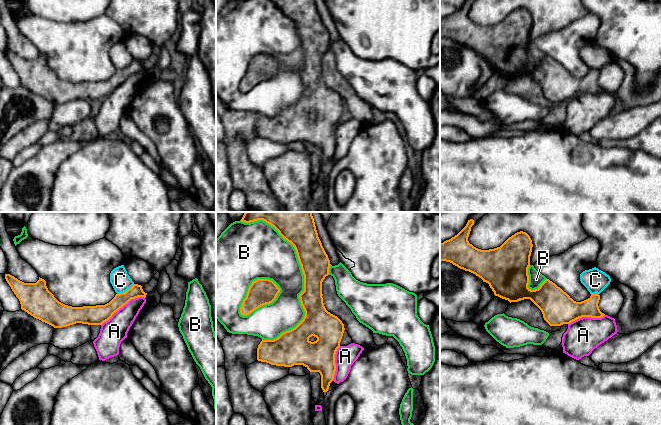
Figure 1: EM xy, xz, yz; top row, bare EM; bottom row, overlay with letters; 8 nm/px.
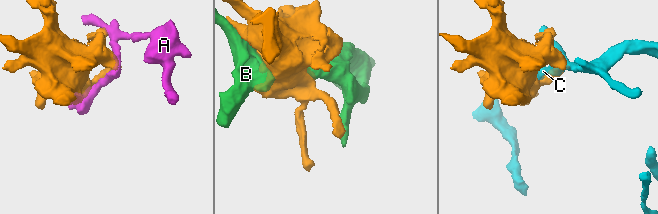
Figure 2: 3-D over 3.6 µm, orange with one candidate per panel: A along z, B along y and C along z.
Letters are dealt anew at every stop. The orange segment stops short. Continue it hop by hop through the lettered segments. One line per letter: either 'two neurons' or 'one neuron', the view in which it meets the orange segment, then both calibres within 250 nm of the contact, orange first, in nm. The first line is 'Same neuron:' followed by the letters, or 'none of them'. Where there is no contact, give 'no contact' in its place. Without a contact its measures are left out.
Same neuron: none of them
A: two neurons; contact in xy; calibres 160 and 200 nm
B: two neurons; contact in xz; calibres 240 and 340 nm
C: two neurons; contact in xy; calibres 130 and 160 nm

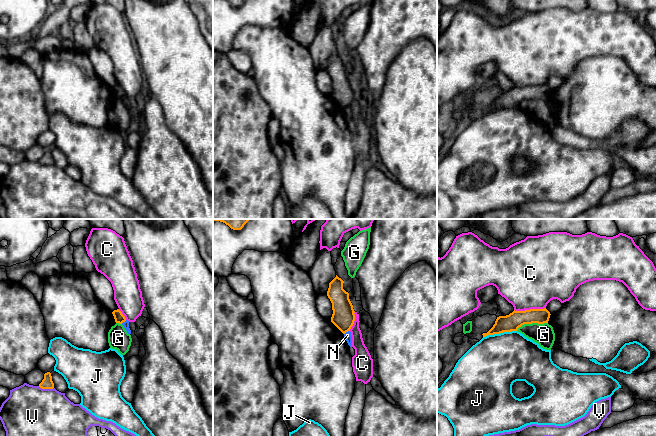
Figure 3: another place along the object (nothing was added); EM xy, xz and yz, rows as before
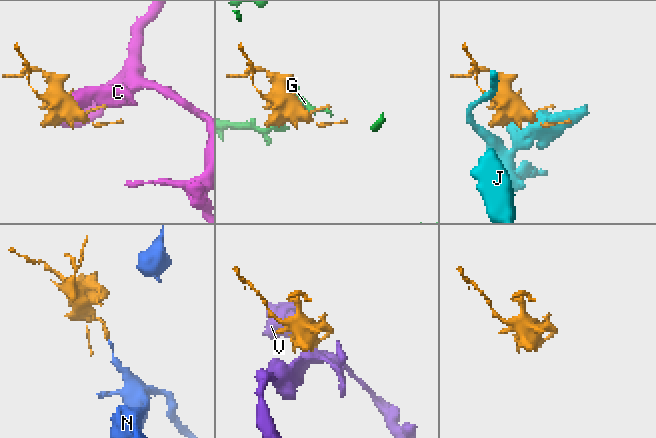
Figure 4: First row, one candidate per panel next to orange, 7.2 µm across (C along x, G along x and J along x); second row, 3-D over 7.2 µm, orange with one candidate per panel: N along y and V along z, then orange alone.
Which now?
Same neuron: none of them
C: two neurons; contact in yz; calibres 140 and 480 nm
G: two neurons; contact in yz; calibres 140 and 170 nm
J: two neurons; contact in yz; calibres 140 and 440 nm
N: two neurons; contact in xz; calibres 190 and 60 nm
V: two neurons; contact in xy; calibres 90 and 400 nm

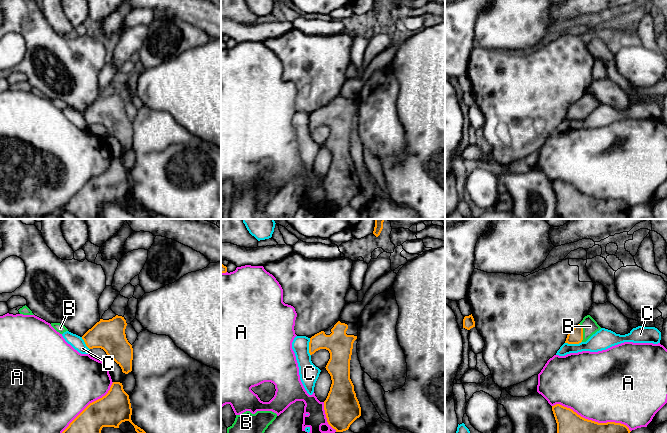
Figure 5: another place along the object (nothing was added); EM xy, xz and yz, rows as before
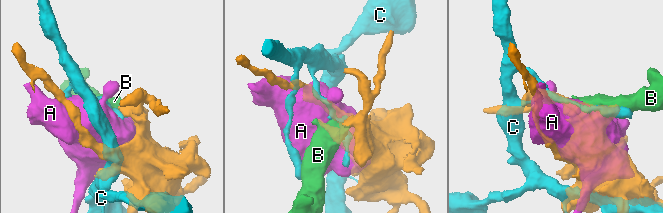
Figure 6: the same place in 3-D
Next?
Same neuron: B
A: two neurons; contact in yz; calibres 190 and 500 nm
B: one neuron; contact in yz; calibres 130 and 120 nm
C: two neurons; contact in xz; calibres 200 and 160 nm

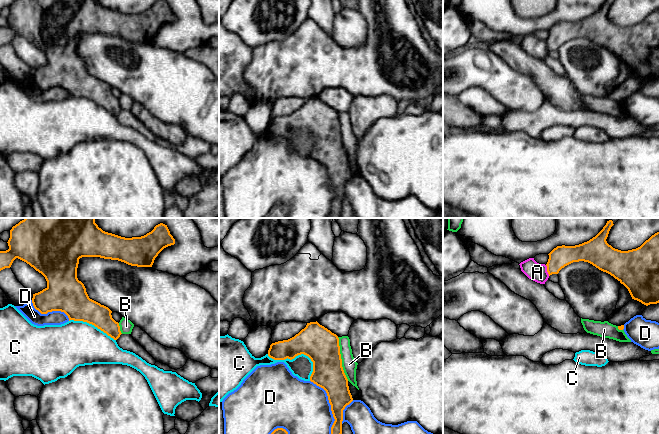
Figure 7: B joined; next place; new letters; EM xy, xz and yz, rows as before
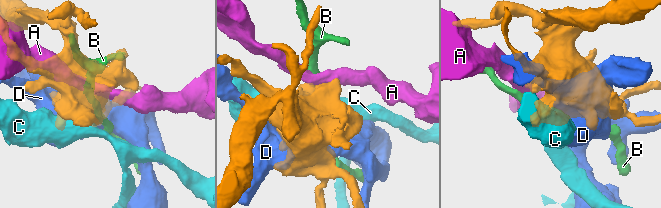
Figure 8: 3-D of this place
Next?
Same neuron: none of them
A: two neurons; contact in yz; calibres 170 and 150 nm
B: two neurons; contact in xz; calibres 280 and 120 nm
C: two neurons; contact in xz; calibres 280 and 180 nm
D: two neurons; contact in xz; calibres 240 and 440 nm

